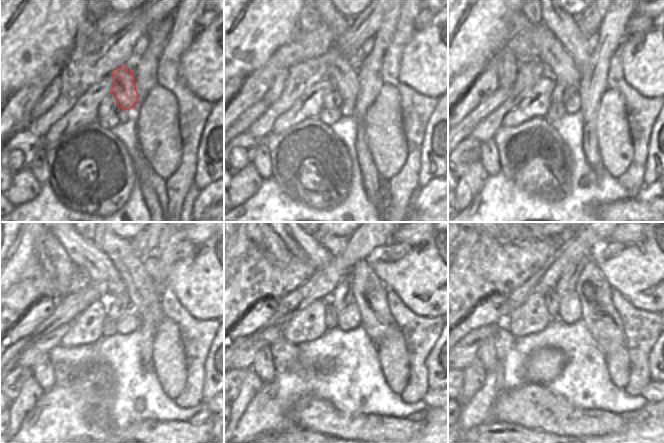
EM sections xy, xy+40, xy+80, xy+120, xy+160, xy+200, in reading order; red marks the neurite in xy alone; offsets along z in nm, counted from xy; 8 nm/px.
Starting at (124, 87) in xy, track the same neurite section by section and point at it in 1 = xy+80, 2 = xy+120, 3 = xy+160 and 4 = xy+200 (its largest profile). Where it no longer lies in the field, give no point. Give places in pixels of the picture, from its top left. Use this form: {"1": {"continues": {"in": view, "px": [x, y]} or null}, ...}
{"1": {"continues": {"in": "xy+80", "px": [549, 50]}}, "2": {"continues": {"in": "xy+120", "px": [85, 253]}}, "3": {"continues": {"in": "xy+160", "px": [307, 248]}}, "4": {"continues": {"in": "xy+200", "px": [516, 242]}}}

